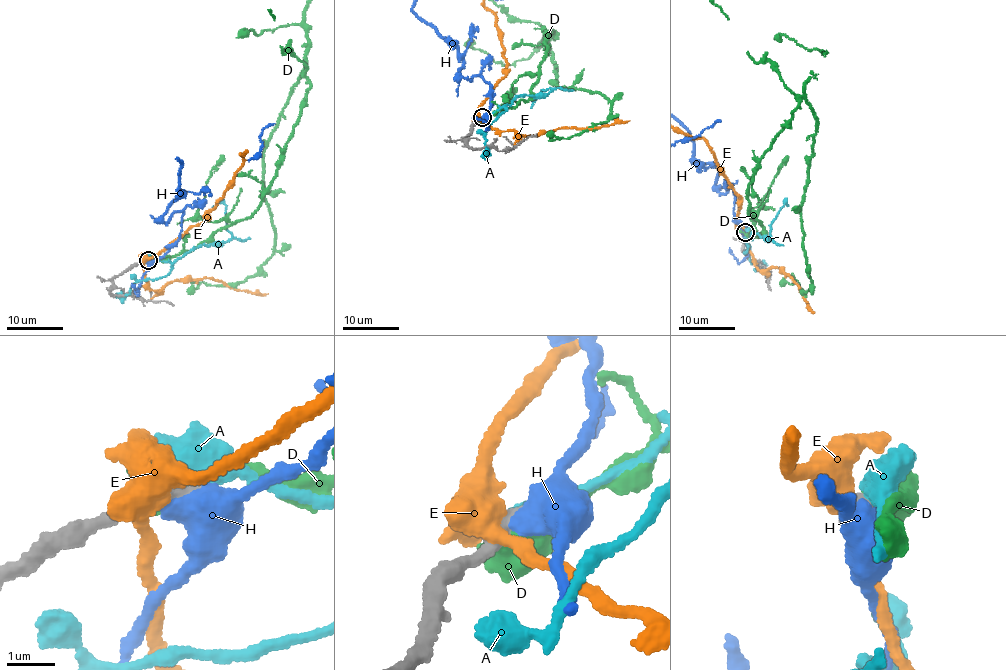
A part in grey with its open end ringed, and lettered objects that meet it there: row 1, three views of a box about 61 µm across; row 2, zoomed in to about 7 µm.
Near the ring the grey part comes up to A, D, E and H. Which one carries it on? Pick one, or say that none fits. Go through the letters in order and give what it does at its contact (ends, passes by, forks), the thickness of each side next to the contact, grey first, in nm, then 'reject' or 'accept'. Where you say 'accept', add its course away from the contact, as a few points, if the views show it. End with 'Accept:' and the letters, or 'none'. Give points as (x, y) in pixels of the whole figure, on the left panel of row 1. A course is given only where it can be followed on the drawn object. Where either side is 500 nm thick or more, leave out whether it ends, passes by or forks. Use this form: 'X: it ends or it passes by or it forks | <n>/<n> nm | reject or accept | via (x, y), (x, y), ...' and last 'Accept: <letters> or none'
A: it forks | 320/380 nm | reject
D: 360/800 nm | reject
E: 360/550 nm | reject
H: 360/600 nm | reject
Accept: none

